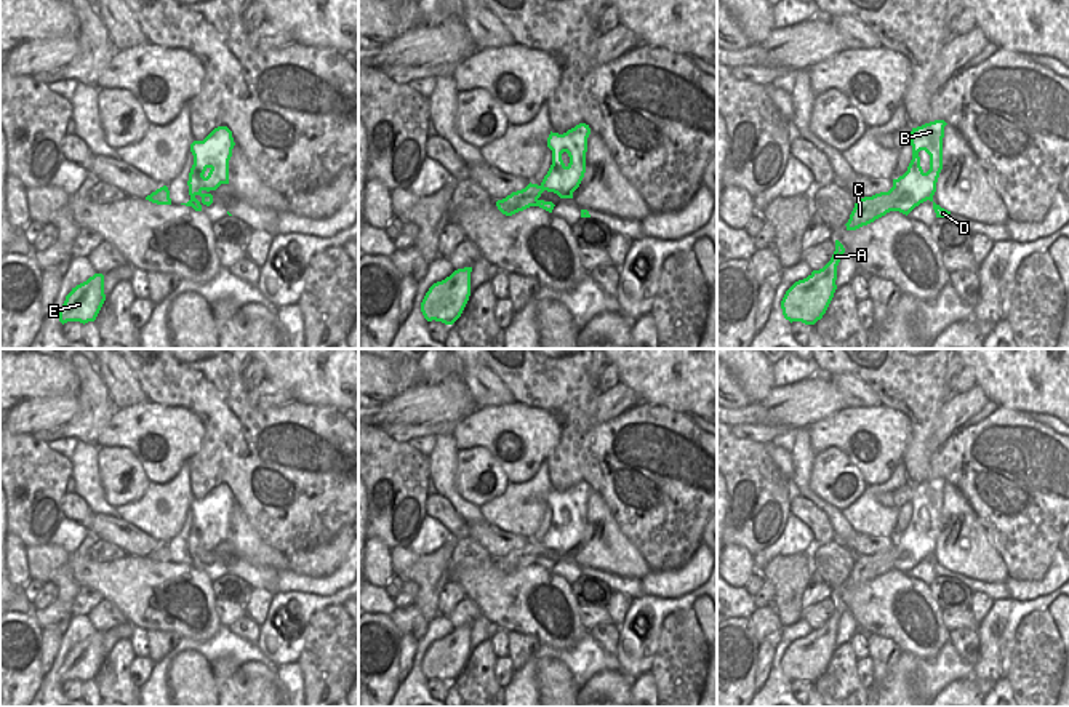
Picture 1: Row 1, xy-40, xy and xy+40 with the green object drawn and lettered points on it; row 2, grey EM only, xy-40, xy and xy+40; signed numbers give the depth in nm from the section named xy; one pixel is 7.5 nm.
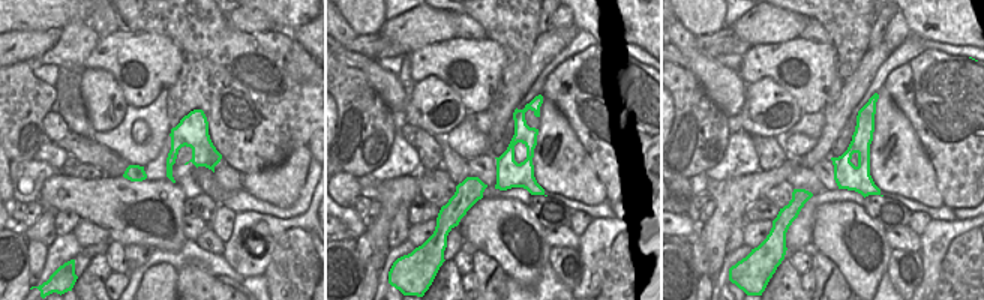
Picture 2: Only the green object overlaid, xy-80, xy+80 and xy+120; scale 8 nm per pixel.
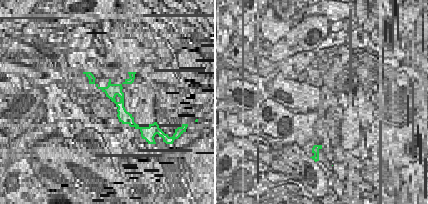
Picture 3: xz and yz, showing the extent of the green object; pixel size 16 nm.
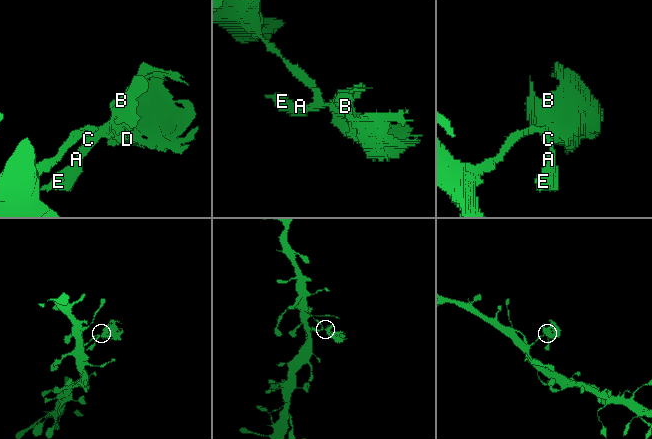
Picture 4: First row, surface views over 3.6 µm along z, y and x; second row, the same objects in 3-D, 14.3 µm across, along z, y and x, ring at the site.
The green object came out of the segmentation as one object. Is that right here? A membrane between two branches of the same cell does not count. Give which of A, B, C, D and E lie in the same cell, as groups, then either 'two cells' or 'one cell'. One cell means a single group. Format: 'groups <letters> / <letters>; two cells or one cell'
groups A C E / B D; two cells

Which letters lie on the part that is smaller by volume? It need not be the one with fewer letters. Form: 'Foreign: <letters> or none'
Foreign: B, D.

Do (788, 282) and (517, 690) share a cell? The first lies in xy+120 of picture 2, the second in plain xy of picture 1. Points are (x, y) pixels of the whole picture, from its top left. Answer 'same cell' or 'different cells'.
different cells

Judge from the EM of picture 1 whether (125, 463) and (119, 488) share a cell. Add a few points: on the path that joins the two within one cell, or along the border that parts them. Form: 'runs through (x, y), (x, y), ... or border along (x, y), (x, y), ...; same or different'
runs through (120, 469), (120, 482); same

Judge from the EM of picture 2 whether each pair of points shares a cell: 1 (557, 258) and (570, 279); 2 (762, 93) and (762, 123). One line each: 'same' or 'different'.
1: same
2: same

